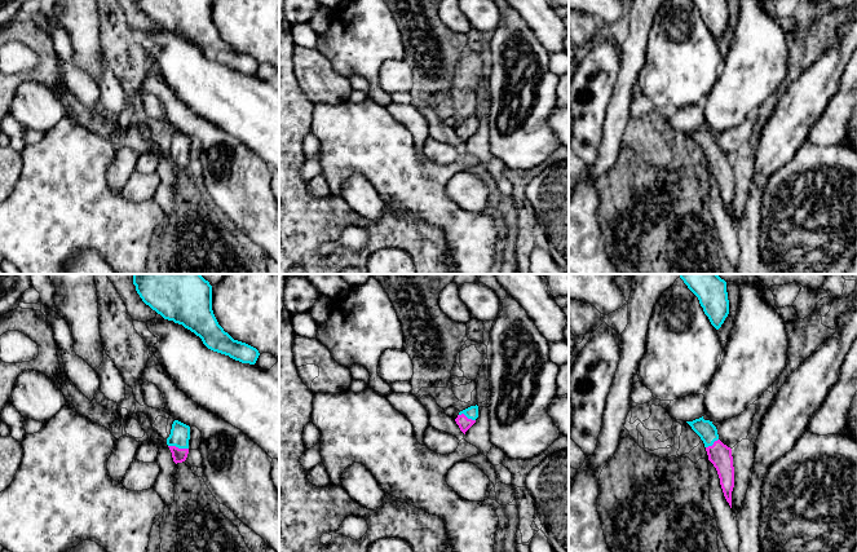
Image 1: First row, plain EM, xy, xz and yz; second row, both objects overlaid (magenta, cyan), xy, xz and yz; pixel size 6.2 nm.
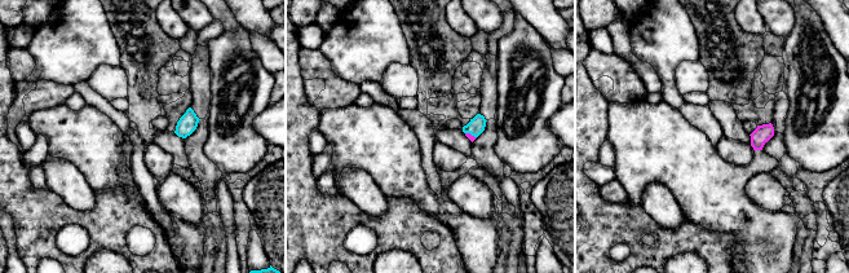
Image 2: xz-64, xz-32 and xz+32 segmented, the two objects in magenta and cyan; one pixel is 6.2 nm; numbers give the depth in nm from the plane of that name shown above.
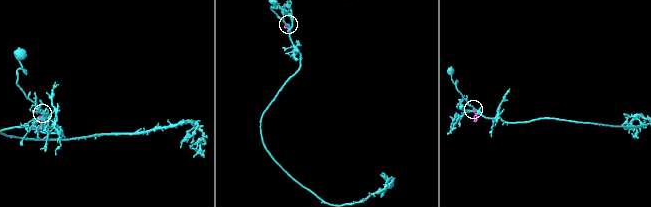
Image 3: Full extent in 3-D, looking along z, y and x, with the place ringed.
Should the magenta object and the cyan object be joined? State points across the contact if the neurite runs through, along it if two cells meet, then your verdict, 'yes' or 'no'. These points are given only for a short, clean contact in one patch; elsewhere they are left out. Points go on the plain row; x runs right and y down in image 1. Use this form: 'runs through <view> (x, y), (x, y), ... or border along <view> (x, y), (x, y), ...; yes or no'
runs through xy (179, 166), (177, 158), (180, 144); yes

